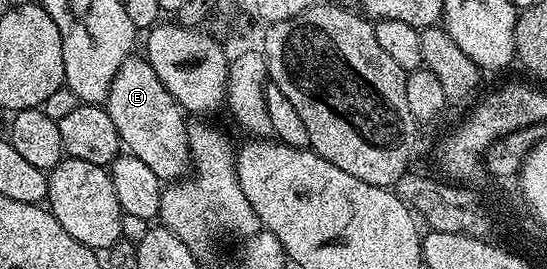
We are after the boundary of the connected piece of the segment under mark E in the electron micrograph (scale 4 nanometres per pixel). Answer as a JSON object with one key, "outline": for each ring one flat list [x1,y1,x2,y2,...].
{"outline":[[129,57,110,85,106,109,114,129,118,129,123,150,138,157,162,181,179,181,189,174,192,154,188,144,189,120,183,107,158,81,158,73,148,64,147,58]]}

